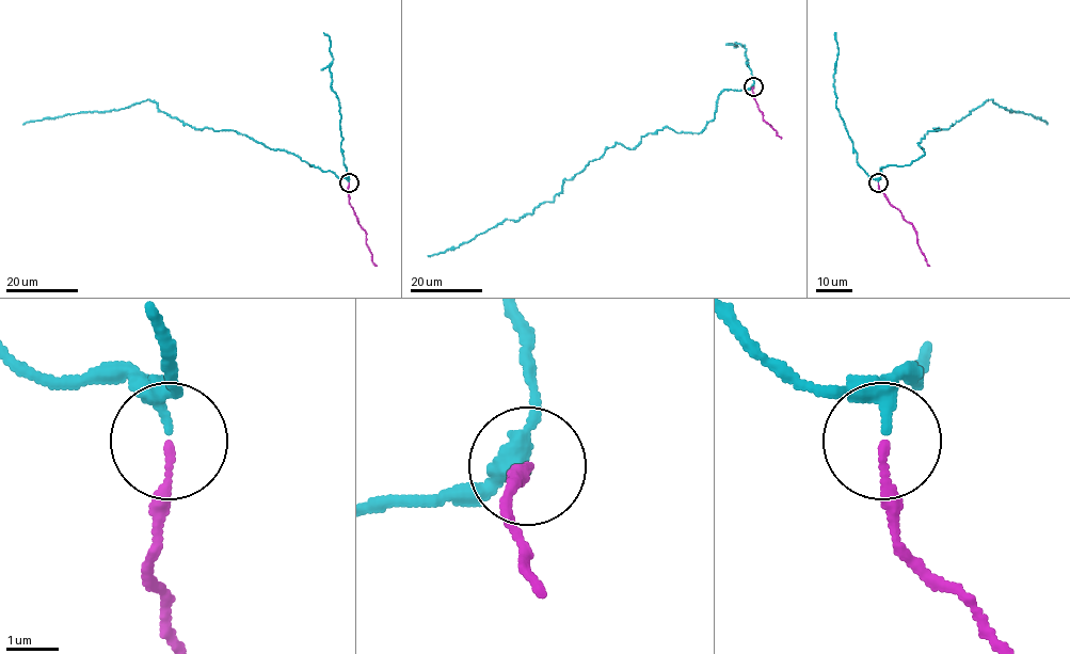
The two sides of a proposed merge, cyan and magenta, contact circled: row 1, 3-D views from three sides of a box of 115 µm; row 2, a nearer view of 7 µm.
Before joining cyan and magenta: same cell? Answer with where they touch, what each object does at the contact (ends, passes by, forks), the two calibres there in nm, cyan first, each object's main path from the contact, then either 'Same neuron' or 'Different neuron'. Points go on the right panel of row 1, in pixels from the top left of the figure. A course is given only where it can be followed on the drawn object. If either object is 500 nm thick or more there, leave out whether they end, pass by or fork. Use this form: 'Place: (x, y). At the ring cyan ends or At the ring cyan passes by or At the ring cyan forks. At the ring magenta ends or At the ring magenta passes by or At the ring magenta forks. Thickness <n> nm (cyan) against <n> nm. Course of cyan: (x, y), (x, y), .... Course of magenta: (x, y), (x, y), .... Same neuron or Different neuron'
Place: (878, 182). At the ring cyan passes by. At the ring magenta ends. Thickness 200 nm (cyan) against 150 nm. Course of cyan: (878, 181), (882, 168), (909, 164), (924, 154), (917, 144), (928, 130), (947, 129), (986, 100), (1047, 124). Course of magenta: (878, 182), (889, 203), (916, 233), (916, 243), (928, 266). Same neuron

